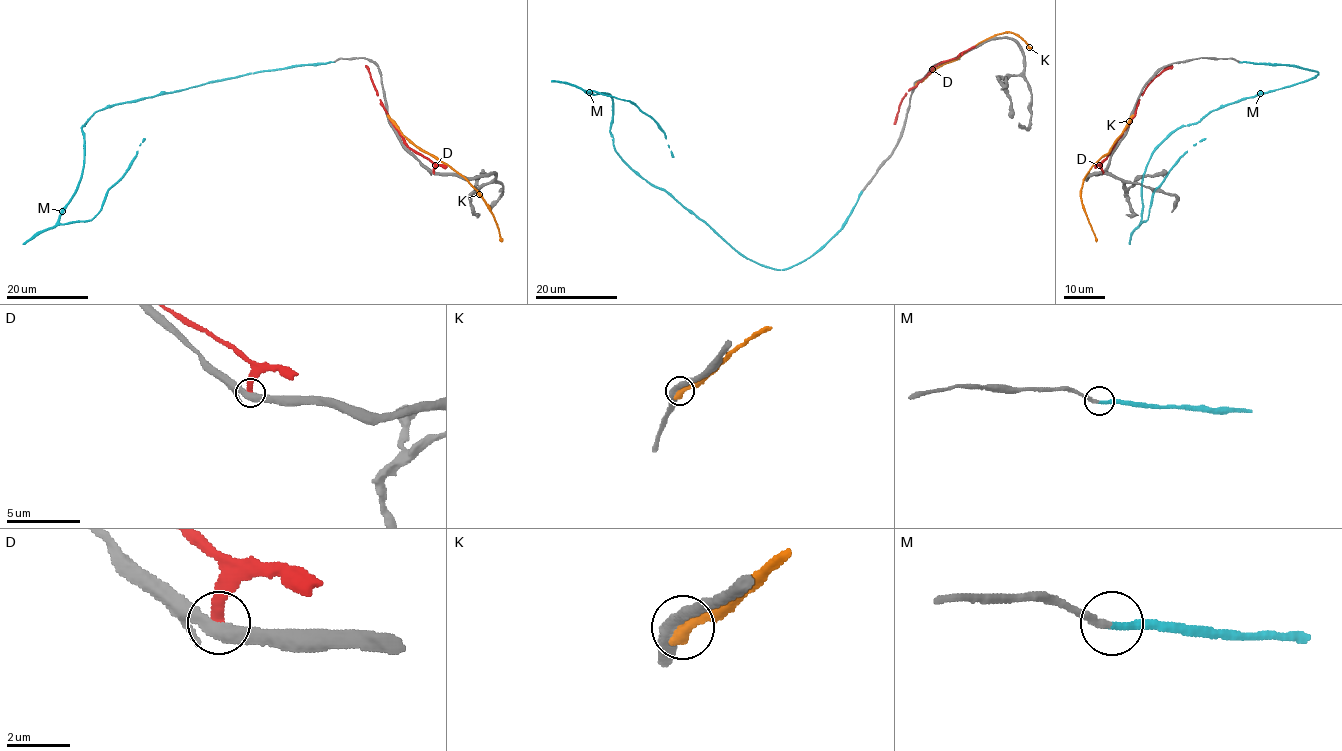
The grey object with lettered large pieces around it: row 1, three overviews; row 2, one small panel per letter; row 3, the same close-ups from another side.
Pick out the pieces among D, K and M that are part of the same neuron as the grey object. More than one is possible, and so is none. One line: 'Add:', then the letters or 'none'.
Add: M

